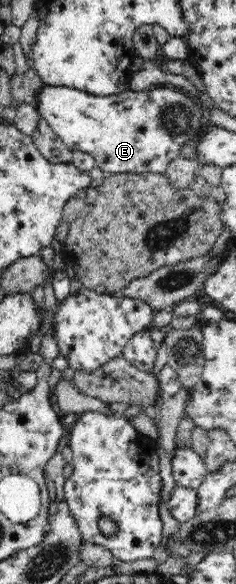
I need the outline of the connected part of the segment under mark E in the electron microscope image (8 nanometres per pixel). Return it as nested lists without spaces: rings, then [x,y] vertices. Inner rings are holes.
[[[46,84],[38,94],[37,112],[68,149],[72,152],[80,150],[90,154],[97,168],[112,175],[143,172],[165,173],[170,162],[180,156],[181,149],[186,142],[190,139],[198,139],[204,132],[206,127],[202,124],[202,118],[208,115],[205,106],[202,104],[197,106],[194,98],[190,98],[183,90],[153,88],[138,92],[129,89],[120,94],[102,97],[68,86]]]

